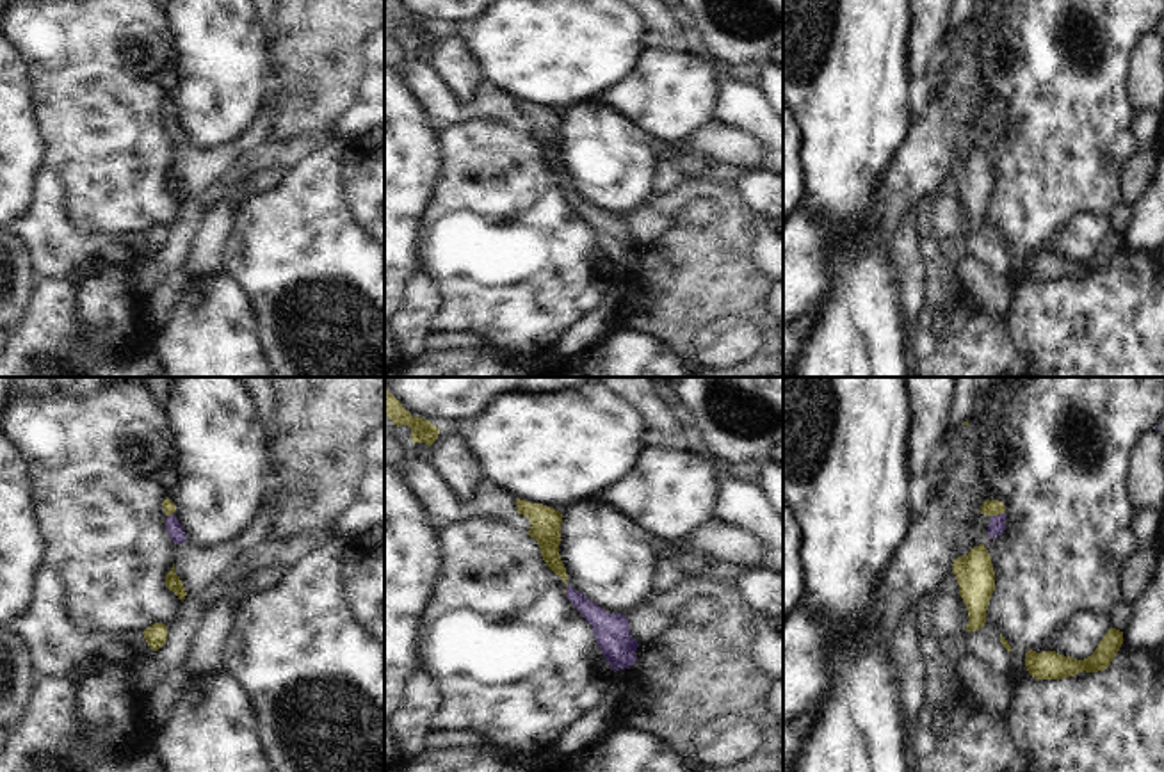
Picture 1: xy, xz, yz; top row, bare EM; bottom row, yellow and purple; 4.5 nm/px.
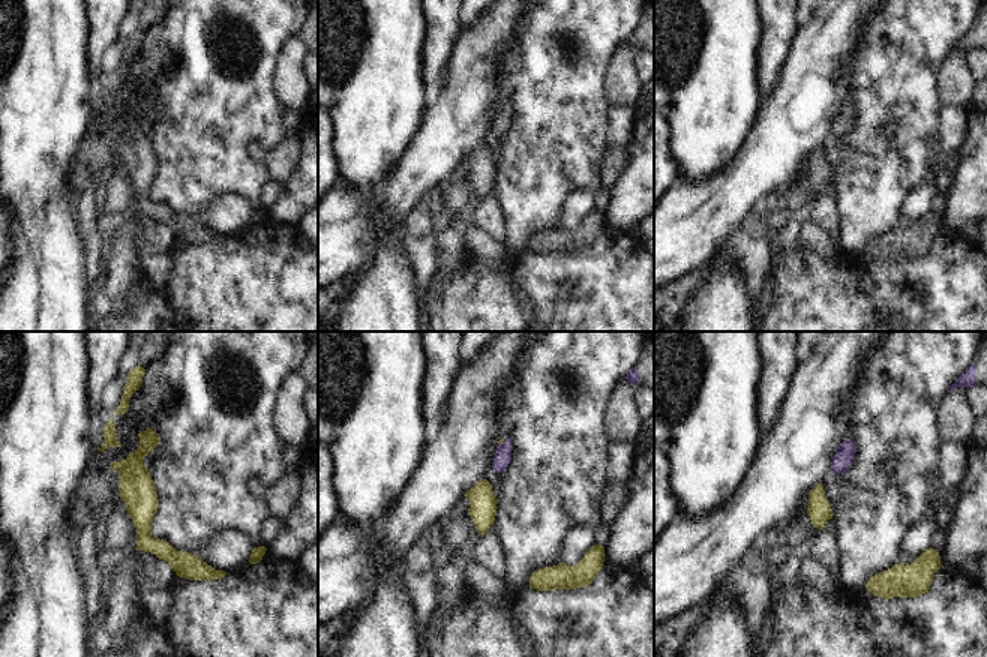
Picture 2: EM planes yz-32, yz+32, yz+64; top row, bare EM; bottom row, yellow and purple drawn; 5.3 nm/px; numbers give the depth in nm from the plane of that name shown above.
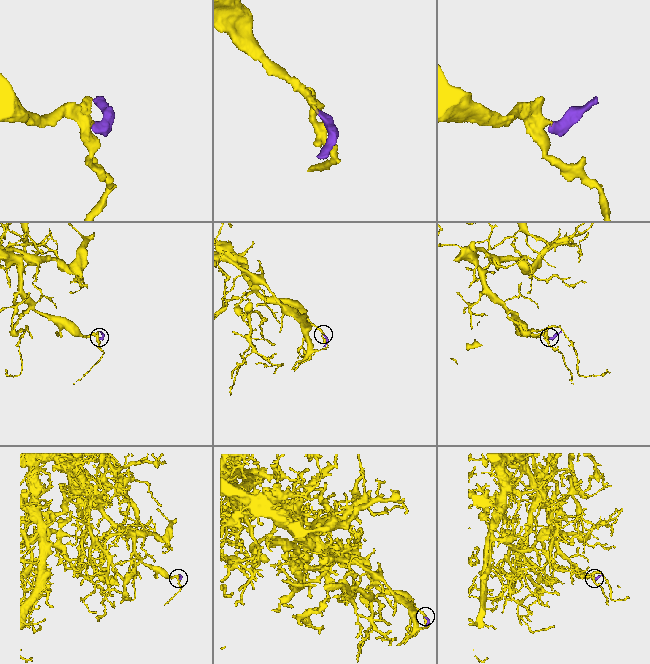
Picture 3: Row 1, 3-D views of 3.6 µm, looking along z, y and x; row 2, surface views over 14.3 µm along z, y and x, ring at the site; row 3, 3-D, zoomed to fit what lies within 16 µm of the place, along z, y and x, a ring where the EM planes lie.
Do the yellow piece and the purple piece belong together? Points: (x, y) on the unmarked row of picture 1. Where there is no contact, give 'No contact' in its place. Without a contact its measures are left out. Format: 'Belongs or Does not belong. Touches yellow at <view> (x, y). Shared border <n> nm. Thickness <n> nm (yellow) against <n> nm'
Belongs. Touches yellow at yz (997, 114). Shared border 70 nm. Thickness 80 nm (yellow) against 80 nm

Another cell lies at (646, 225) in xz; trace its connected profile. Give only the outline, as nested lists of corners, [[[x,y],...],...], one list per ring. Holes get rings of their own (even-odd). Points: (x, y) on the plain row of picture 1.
[[[692,197],[680,210],[664,213],[646,201],[625,219],[630,226],[630,238],[635,240],[637,245],[648,245],[671,226],[689,226],[694,231],[712,228],[719,222],[719,208],[710,197]]]

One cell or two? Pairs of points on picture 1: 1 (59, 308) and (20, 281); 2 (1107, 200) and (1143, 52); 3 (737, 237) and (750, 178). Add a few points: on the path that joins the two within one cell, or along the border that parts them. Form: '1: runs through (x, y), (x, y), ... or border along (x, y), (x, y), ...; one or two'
1: border along (36, 283), (29, 306), (18, 322); two
2: border along (1131, 59), (1125, 91), (1134, 109); two
3: border along (734, 184), (751, 212); two

